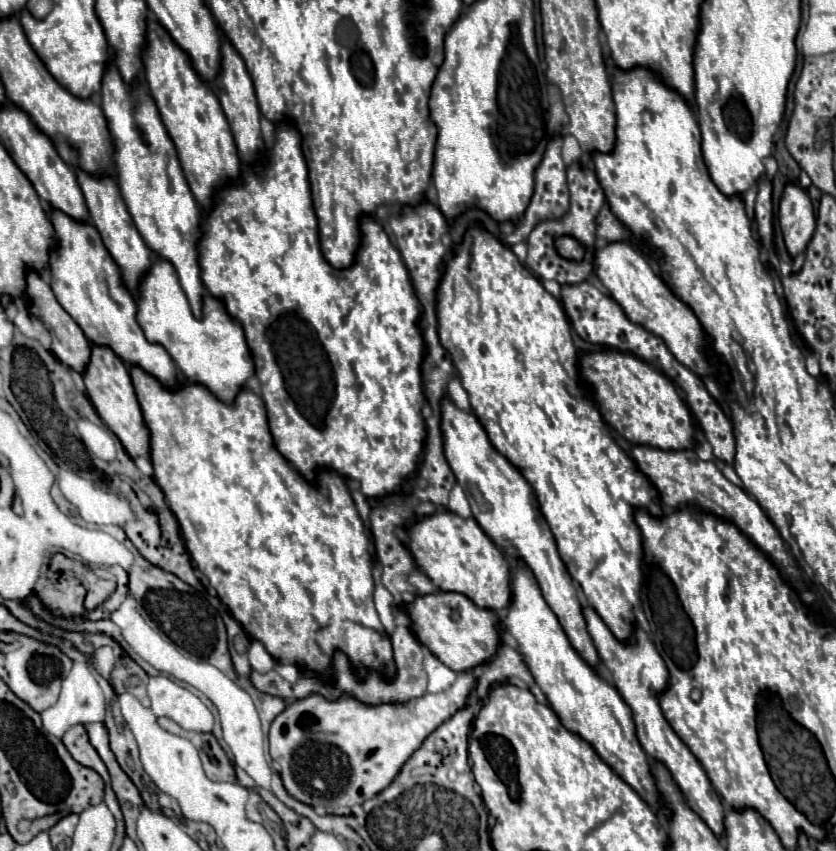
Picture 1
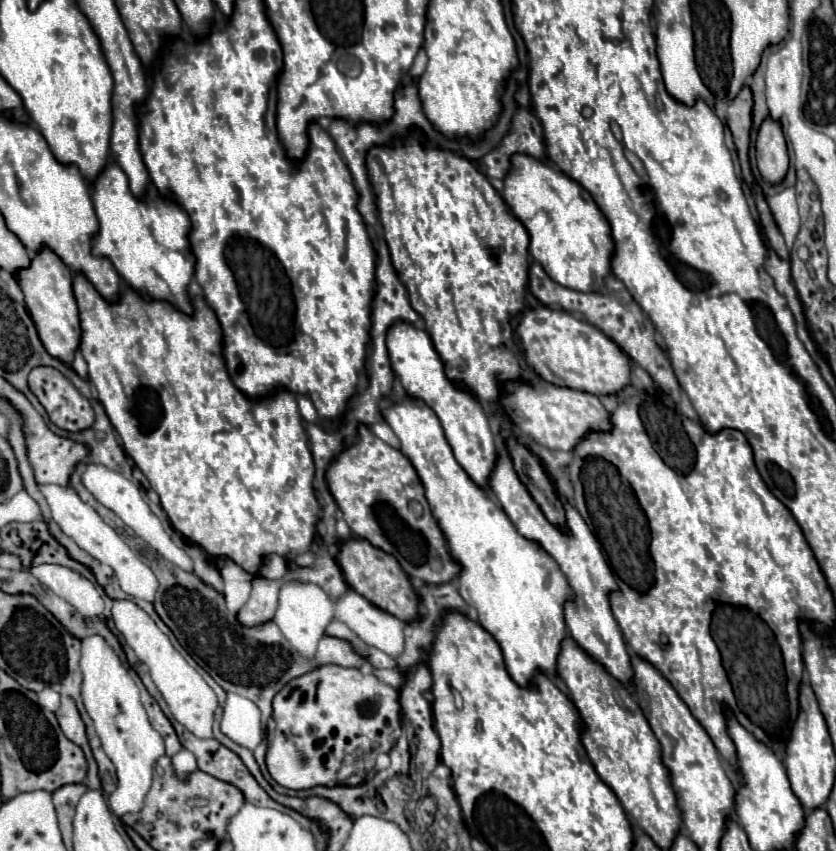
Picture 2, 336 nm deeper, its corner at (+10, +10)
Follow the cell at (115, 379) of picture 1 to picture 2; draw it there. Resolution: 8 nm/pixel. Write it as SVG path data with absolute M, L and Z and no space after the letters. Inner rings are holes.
M42 250L40 254L32 256L32 262L26 270L18 272L18 284L24 292L28 310L32 314L32 320L38 328L38 336L54 358L58 358L64 364L72 364L76 350L80 348L80 312L74 298L74 274L68 266L62 264L62 260L52 254L50 250Z

